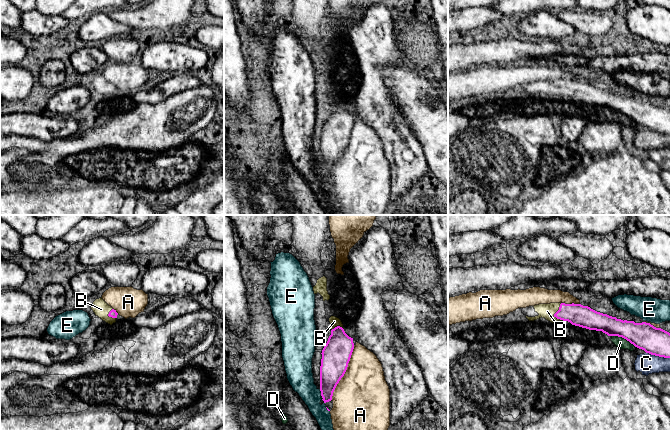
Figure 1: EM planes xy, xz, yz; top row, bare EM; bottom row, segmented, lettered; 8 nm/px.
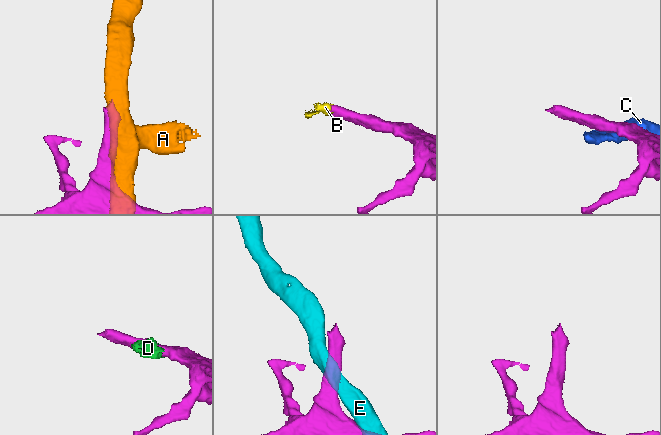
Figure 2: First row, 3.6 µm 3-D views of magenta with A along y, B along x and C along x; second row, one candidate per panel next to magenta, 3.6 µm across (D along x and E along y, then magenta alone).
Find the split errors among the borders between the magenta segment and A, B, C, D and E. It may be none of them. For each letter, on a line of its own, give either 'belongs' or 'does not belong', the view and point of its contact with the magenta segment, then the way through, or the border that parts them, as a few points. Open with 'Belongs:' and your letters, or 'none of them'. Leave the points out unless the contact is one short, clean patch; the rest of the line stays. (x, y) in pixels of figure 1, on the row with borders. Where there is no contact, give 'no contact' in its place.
Belongs: B
A: does not belong; meets magenta in xz at (345, 371)
B: belongs; meets magenta in yz at (554, 314); runs through yz (583, 316), (577, 314), (554, 314), (547, 311)
C: does not belong; meets magenta in yz at (658, 355)
D: does not belong; meets magenta in yz at (624, 338)
E: does not belong; meets magenta in xz at (321, 392); border along xz (319, 389), (321, 395)

